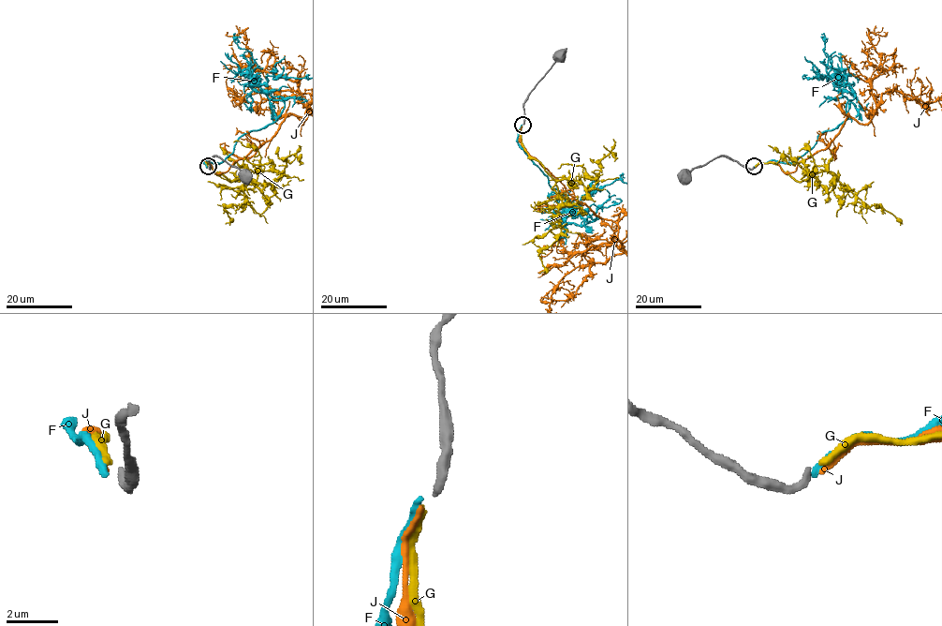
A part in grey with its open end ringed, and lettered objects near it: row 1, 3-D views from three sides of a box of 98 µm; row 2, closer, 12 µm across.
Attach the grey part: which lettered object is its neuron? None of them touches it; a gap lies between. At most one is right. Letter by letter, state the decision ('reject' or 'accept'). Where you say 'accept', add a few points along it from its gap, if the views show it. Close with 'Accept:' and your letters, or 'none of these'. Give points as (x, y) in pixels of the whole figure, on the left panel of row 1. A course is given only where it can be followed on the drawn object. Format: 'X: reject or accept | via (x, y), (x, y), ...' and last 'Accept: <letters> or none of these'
F: reject
G: reject
J: reject
Accept: none of these

